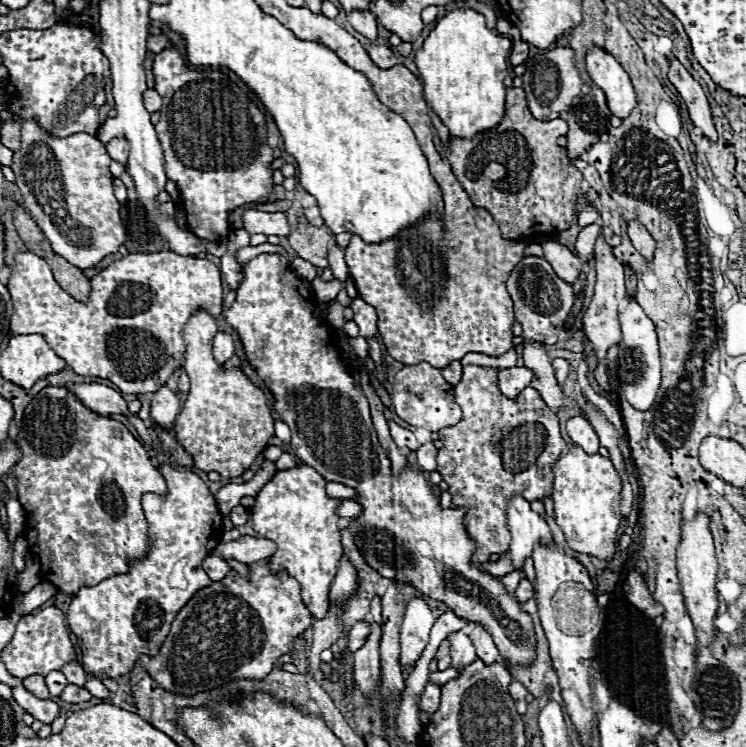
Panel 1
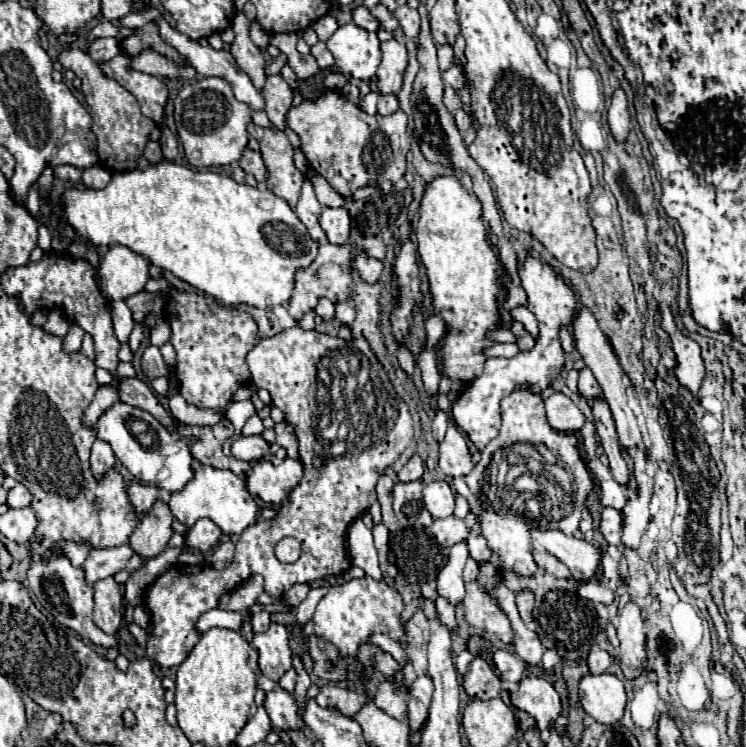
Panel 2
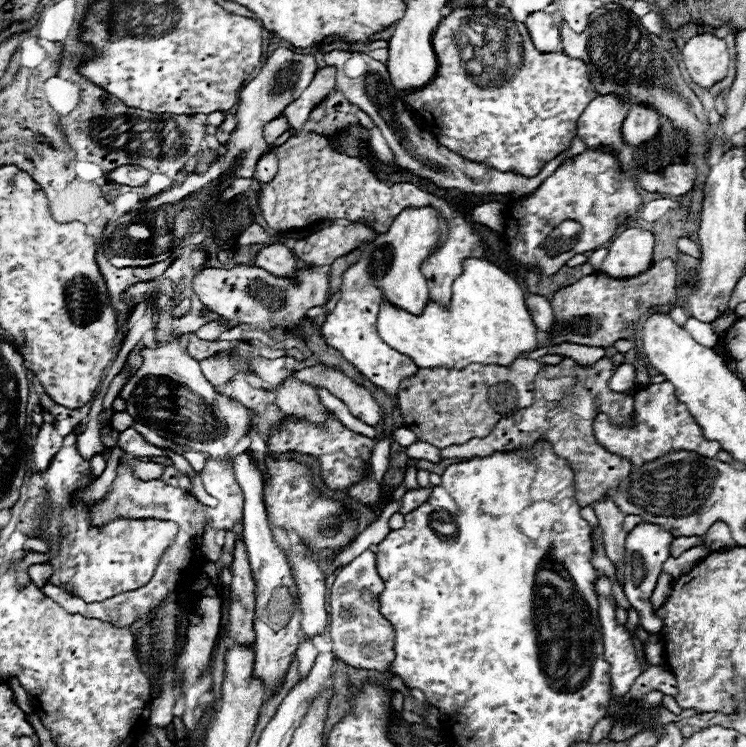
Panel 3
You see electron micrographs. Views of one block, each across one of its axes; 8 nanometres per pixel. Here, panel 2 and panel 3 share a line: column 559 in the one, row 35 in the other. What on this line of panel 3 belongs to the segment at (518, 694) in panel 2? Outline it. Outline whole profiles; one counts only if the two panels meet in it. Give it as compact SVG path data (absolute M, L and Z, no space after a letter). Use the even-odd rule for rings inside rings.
M704 32L692 36L686 42L686 46L682 48L682 60L692 80L702 88L710 88L714 82L726 76L730 52L724 38Z

